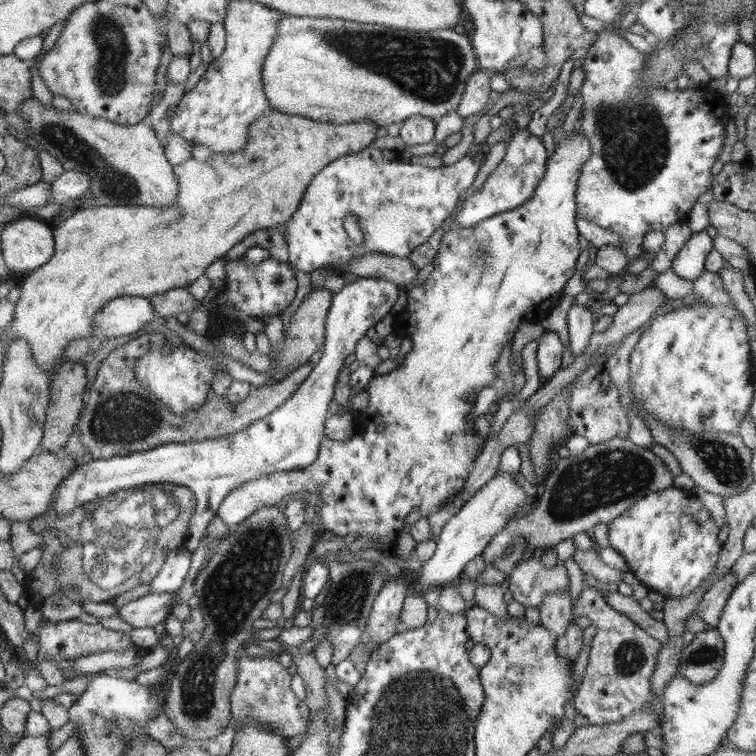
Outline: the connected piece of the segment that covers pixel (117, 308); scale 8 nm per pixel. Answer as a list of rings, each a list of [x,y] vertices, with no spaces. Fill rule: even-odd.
[[[124,296],[113,299],[94,316],[96,338],[120,337],[140,331],[145,325],[157,318],[149,298]]]

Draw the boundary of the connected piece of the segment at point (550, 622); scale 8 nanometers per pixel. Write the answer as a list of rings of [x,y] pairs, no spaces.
[[[549,592],[539,604],[540,620],[544,628],[550,629],[555,638],[562,636],[572,622],[573,604],[569,593]]]

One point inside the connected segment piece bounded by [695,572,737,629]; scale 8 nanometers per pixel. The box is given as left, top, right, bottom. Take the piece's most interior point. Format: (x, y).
(711, 606)

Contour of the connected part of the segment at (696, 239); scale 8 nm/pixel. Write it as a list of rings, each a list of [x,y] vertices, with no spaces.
[[[706,230],[693,232],[688,242],[679,248],[671,264],[671,271],[684,280],[696,281],[705,271],[706,256],[713,250],[713,239]]]

